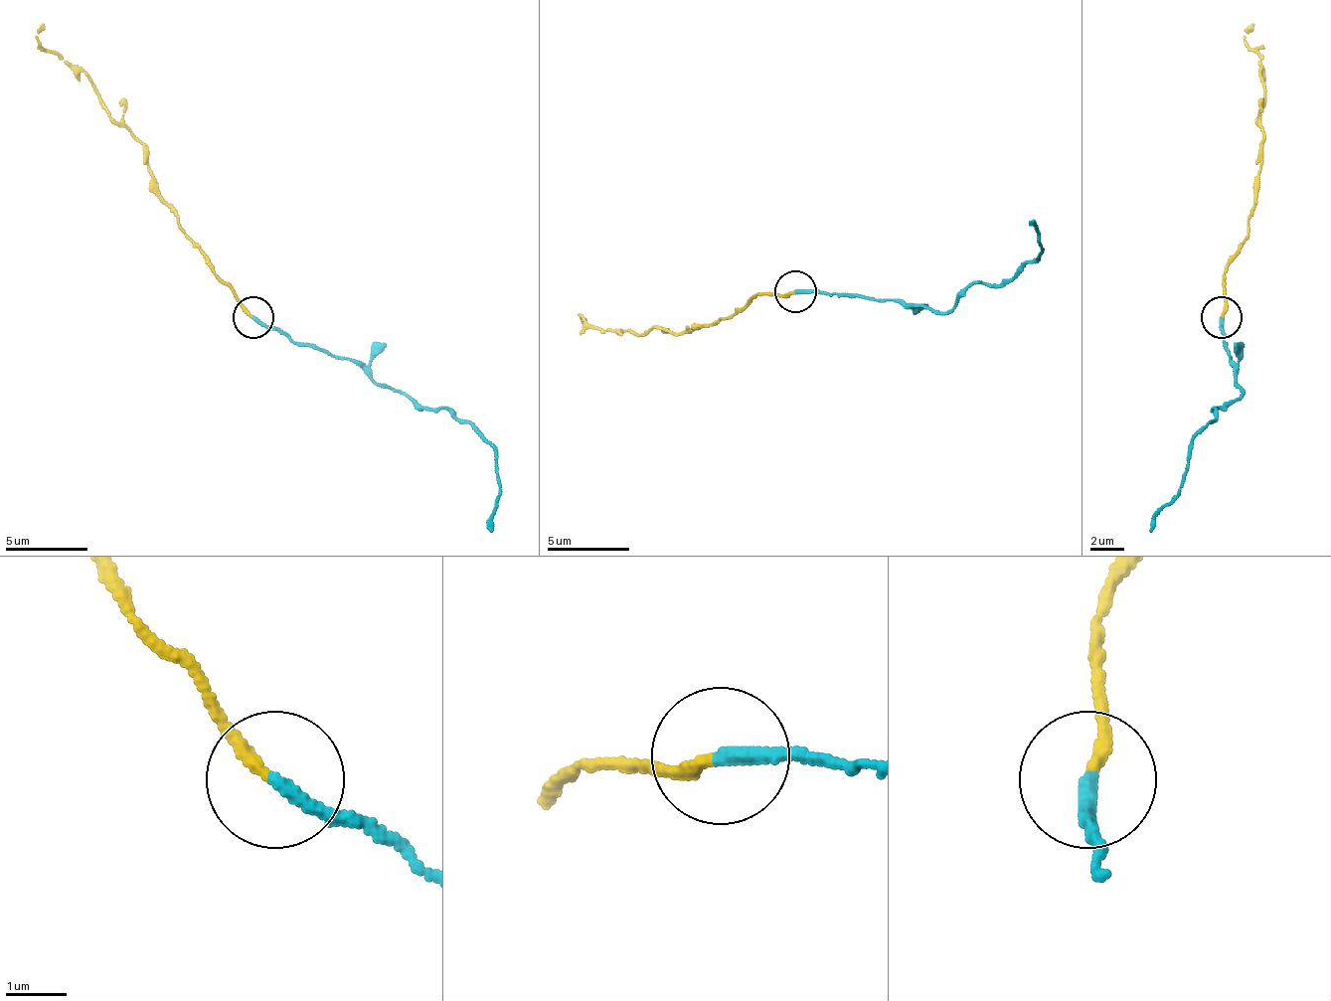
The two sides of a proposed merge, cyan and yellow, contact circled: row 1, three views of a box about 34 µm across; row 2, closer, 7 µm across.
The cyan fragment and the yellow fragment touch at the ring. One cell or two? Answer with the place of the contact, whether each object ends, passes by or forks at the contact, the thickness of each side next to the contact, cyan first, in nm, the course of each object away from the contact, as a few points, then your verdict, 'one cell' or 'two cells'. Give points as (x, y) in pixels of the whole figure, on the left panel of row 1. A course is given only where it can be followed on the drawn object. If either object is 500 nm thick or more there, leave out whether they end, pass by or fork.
(252, 317) | cyan ends | yellow ends | 240/200 nm | cyan via (251, 316), (293, 341), (351, 358), (376, 383), (463, 419), (496, 452), (500, 490), (492, 531) | yellow via (251, 316), (186, 234), (161, 196), (148, 151), (111, 117), (86, 77), (54, 56), (37, 39), (41, 22) | two cells

